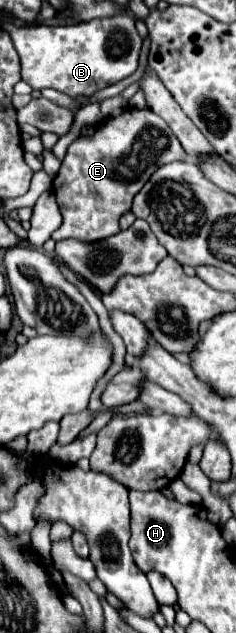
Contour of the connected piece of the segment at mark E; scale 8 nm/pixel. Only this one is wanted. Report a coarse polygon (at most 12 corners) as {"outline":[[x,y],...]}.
{"outline":[[149,109],[67,149],[51,235],[117,235],[145,181],[187,153]]}

